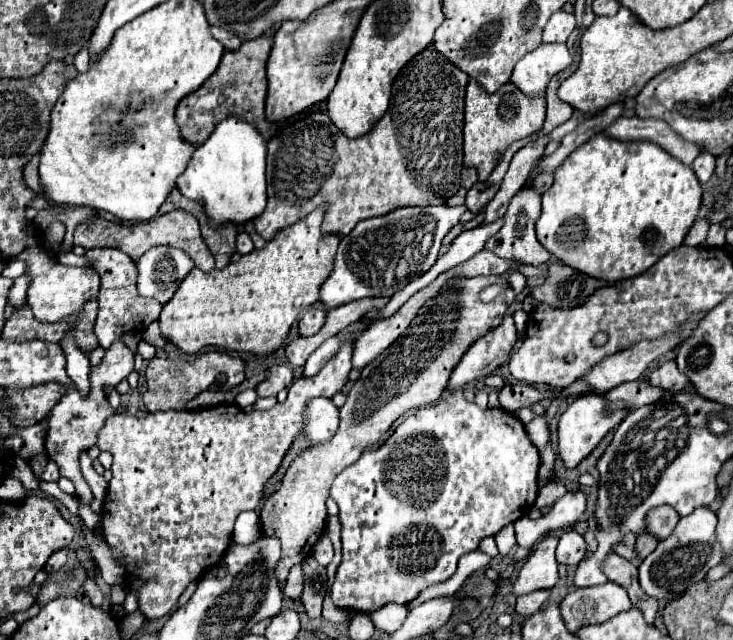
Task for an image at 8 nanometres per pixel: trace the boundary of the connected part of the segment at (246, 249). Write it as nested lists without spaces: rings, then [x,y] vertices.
[[[239,232],[239,234],[237,234],[237,252],[239,252],[239,254],[249,254],[249,252],[253,252],[253,242],[251,242],[251,238],[249,238],[247,232]]]

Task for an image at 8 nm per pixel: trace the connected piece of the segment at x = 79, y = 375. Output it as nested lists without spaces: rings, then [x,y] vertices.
[[[71,336],[63,338],[61,348],[63,348],[63,354],[67,358],[67,366],[65,366],[67,376],[75,384],[77,392],[81,396],[87,396],[89,394],[89,372],[91,372],[89,358],[79,350],[79,346],[75,346],[75,342],[71,342]]]

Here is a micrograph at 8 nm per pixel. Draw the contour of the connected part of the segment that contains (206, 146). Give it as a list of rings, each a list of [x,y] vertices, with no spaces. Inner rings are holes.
[[[231,116],[215,128],[207,142],[195,148],[187,170],[177,178],[177,190],[203,206],[215,230],[227,222],[245,224],[255,220],[267,204],[265,154],[267,144],[263,136],[251,124]]]

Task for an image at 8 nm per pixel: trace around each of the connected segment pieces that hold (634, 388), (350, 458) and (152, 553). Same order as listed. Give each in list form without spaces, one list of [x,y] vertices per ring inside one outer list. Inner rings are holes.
[[[645,374],[635,382],[623,382],[623,386],[617,386],[615,390],[609,390],[605,398],[609,402],[627,402],[629,410],[635,410],[643,404],[657,402],[663,396],[663,390],[659,386],[647,384]]]
[[[477,276],[477,278],[465,278],[465,280],[451,280],[437,296],[435,296],[435,306],[429,308],[429,312],[425,314],[419,314],[415,318],[415,322],[407,328],[407,332],[397,338],[397,342],[393,346],[389,346],[385,352],[381,352],[369,366],[363,368],[361,372],[361,378],[351,386],[349,390],[349,396],[347,396],[347,402],[345,406],[341,408],[341,424],[339,424],[339,430],[337,434],[323,442],[323,444],[317,444],[317,446],[311,446],[307,448],[305,452],[301,452],[291,468],[287,470],[283,482],[281,482],[281,488],[271,494],[267,500],[265,500],[265,506],[261,510],[261,524],[263,524],[263,532],[267,536],[275,536],[279,538],[281,542],[281,558],[275,566],[275,576],[277,576],[277,582],[285,582],[287,580],[287,574],[289,574],[289,568],[297,562],[303,562],[305,556],[309,556],[313,544],[323,536],[323,530],[325,530],[325,520],[327,520],[327,508],[325,508],[325,500],[329,498],[329,488],[331,488],[331,482],[335,480],[335,476],[345,470],[347,466],[351,466],[355,460],[359,460],[361,452],[369,446],[373,446],[389,428],[391,424],[403,416],[407,410],[411,408],[419,408],[419,406],[427,406],[427,404],[433,404],[441,398],[441,394],[445,392],[447,388],[447,382],[449,382],[449,376],[451,372],[455,370],[455,366],[459,364],[459,360],[463,358],[463,354],[469,350],[469,346],[473,342],[477,342],[481,336],[485,336],[489,330],[497,328],[501,322],[503,322],[503,316],[509,308],[509,304],[513,302],[515,298],[515,292],[513,290],[507,290],[507,294],[501,294],[499,298],[495,298],[493,302],[489,304],[483,304],[479,302],[479,290],[483,286],[489,286],[491,282],[495,282],[495,276],[493,278],[485,278],[485,276]]]
[[[343,344],[339,354],[335,358],[331,358],[321,370],[317,376],[313,378],[299,378],[293,382],[293,386],[289,388],[289,396],[285,402],[277,402],[271,410],[255,410],[251,414],[239,410],[237,404],[219,404],[219,406],[211,406],[211,408],[203,408],[203,410],[195,410],[195,412],[153,412],[153,414],[147,414],[145,418],[135,418],[131,414],[115,414],[107,420],[107,426],[103,426],[101,434],[99,434],[99,442],[97,446],[101,450],[107,450],[111,456],[113,456],[113,466],[111,466],[111,472],[113,472],[113,480],[109,482],[109,492],[105,496],[105,504],[103,504],[103,510],[101,510],[101,528],[103,528],[103,538],[107,542],[107,546],[113,550],[113,560],[121,562],[123,568],[125,568],[125,586],[133,586],[135,582],[143,582],[137,590],[137,602],[139,602],[139,610],[145,614],[145,618],[149,620],[155,620],[155,618],[161,618],[165,614],[169,614],[179,596],[183,594],[183,590],[191,584],[191,582],[197,582],[205,576],[205,572],[211,568],[211,566],[217,566],[225,552],[229,550],[229,544],[231,544],[231,536],[233,536],[233,522],[237,520],[237,516],[245,510],[255,510],[259,506],[259,500],[263,498],[263,490],[265,490],[265,484],[267,480],[277,472],[283,456],[289,452],[293,440],[303,432],[303,426],[305,426],[305,406],[309,400],[313,398],[319,398],[319,396],[325,396],[325,398],[333,398],[337,392],[343,390],[343,386],[347,384],[347,378],[349,378],[349,372],[351,372],[351,346],[349,344]]]

